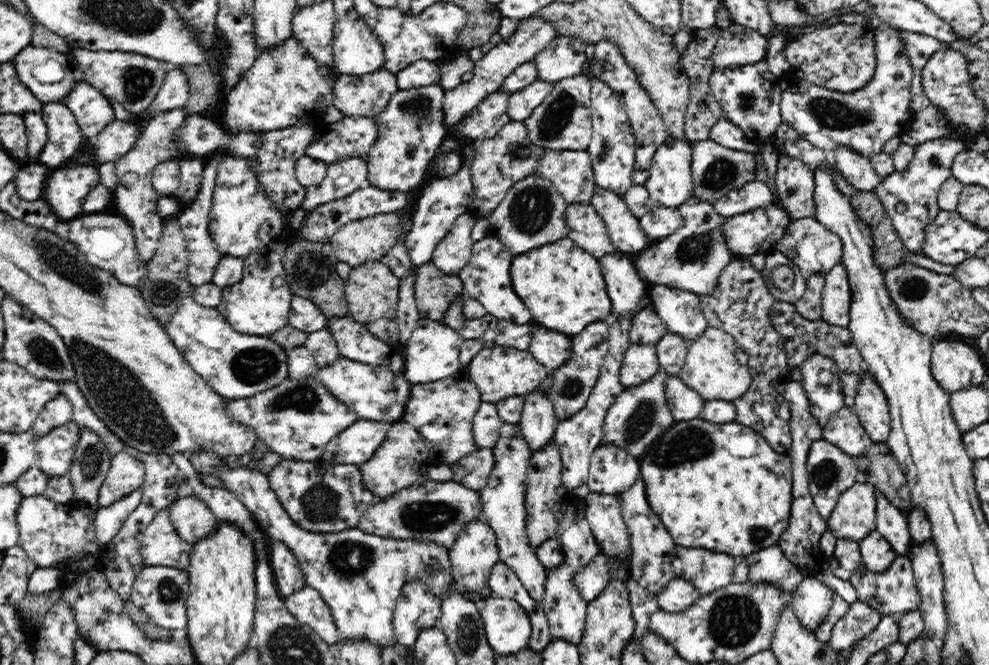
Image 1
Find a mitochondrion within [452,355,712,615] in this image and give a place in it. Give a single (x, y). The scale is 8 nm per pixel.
(573, 385)

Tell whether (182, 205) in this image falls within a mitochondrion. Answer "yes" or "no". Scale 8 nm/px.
no

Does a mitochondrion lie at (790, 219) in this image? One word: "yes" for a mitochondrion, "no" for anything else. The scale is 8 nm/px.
no

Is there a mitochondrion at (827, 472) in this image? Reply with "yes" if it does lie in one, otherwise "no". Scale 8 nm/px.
yes

